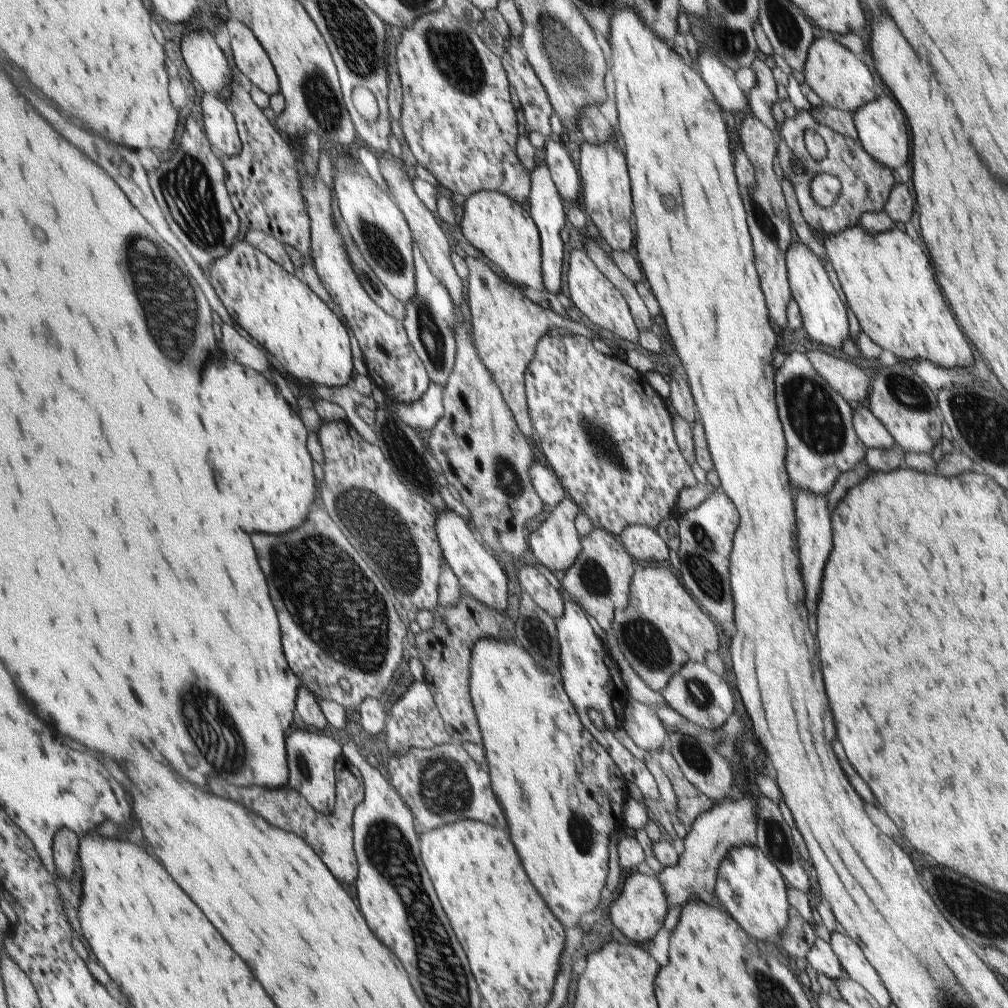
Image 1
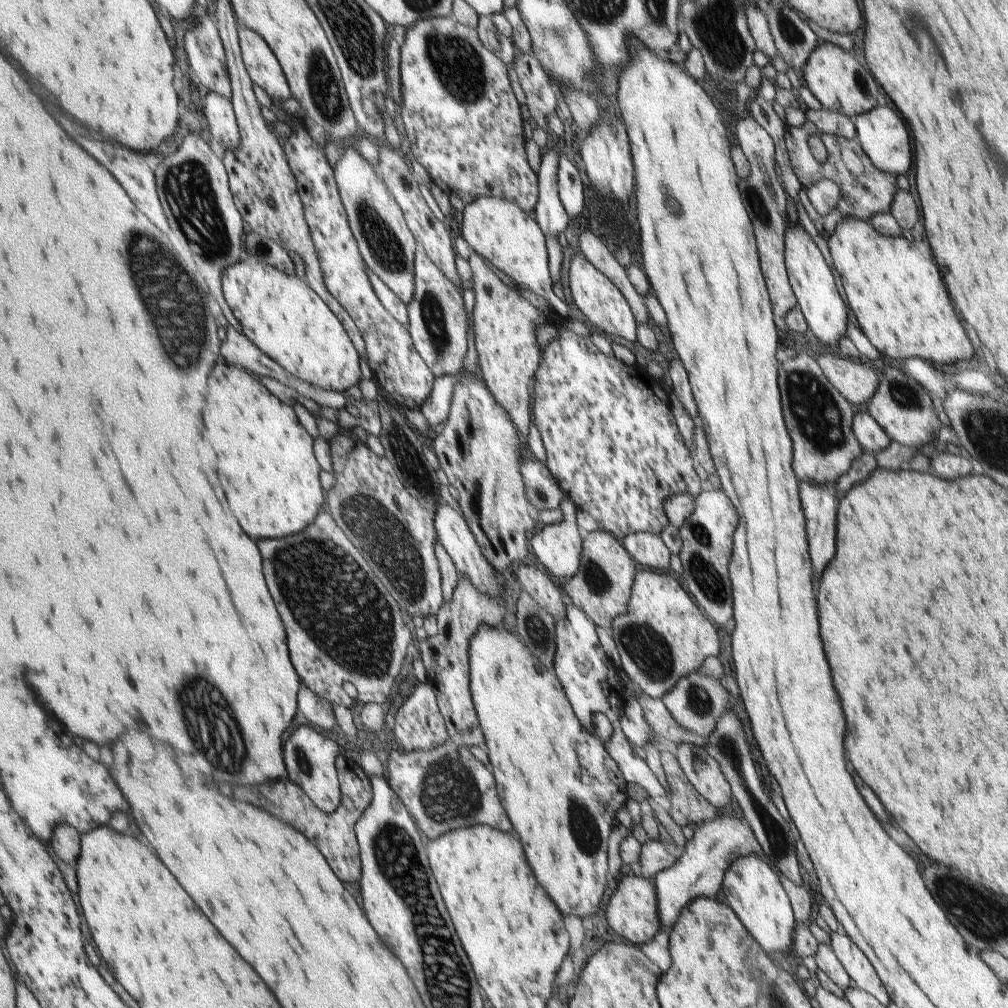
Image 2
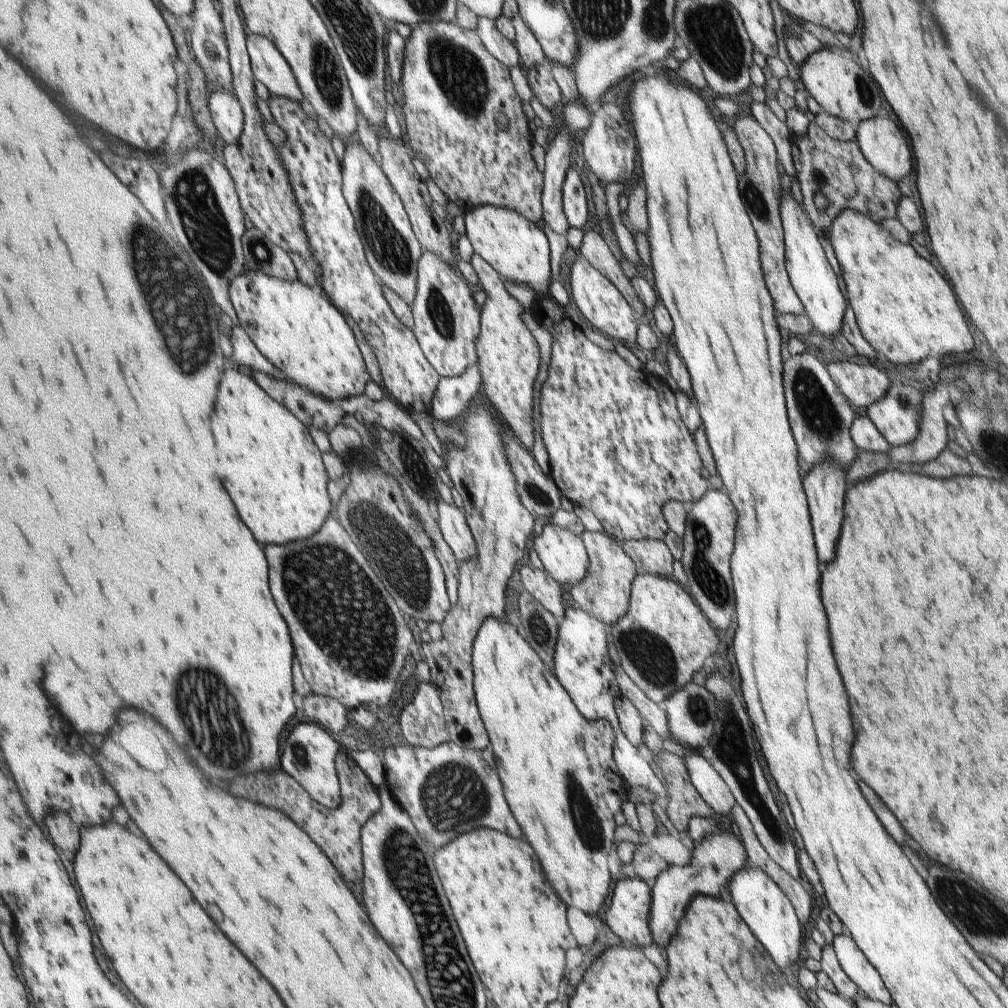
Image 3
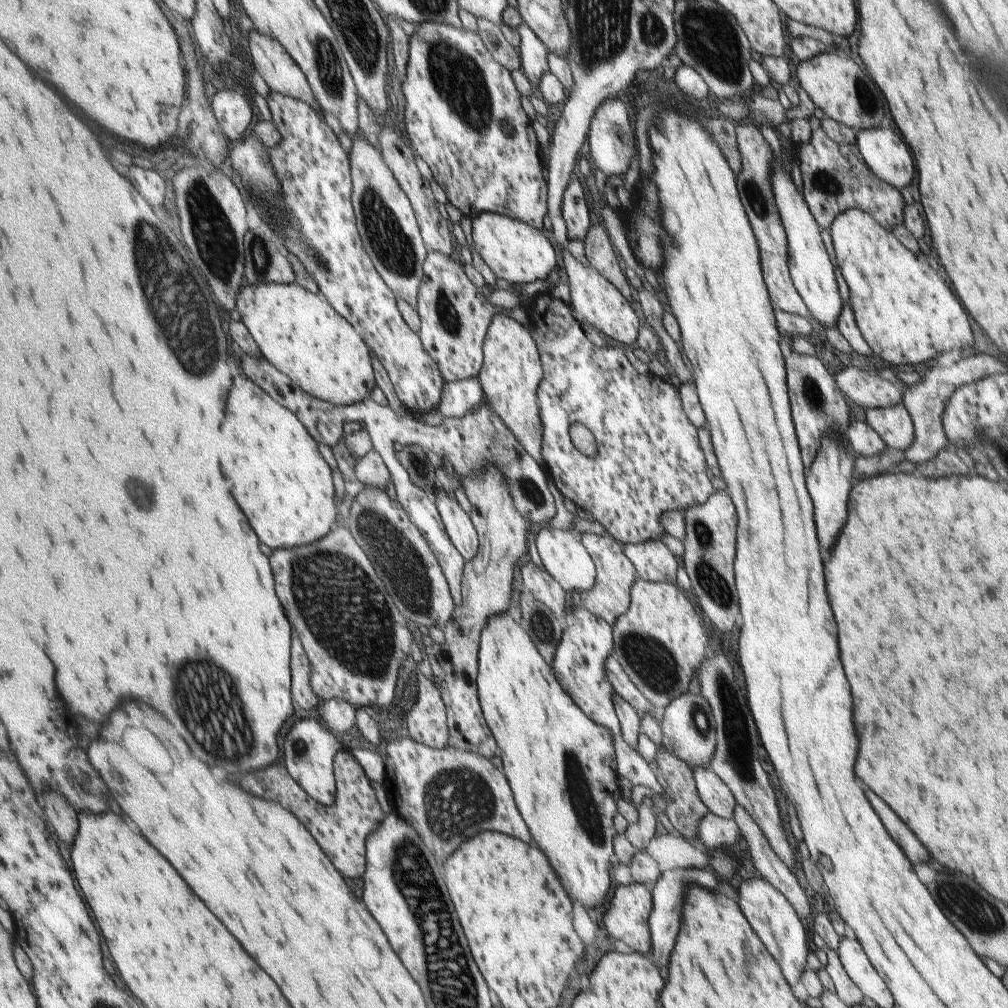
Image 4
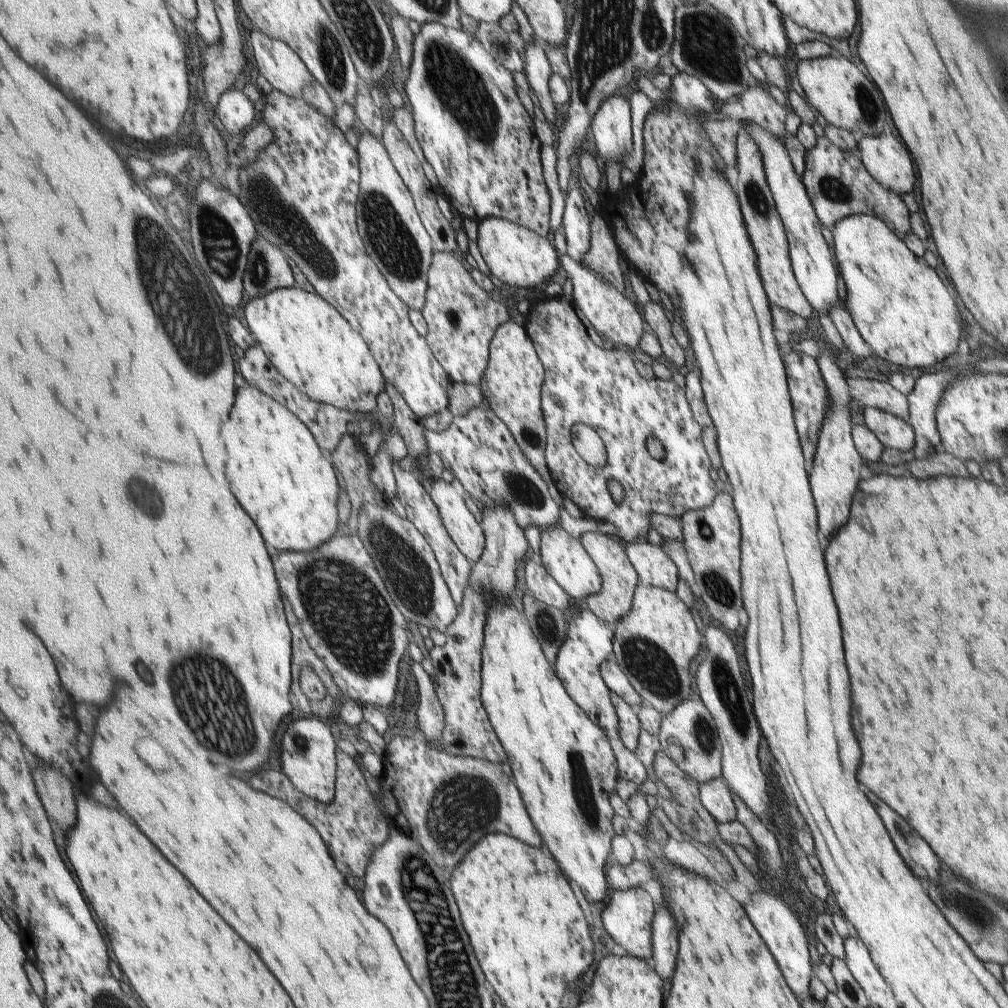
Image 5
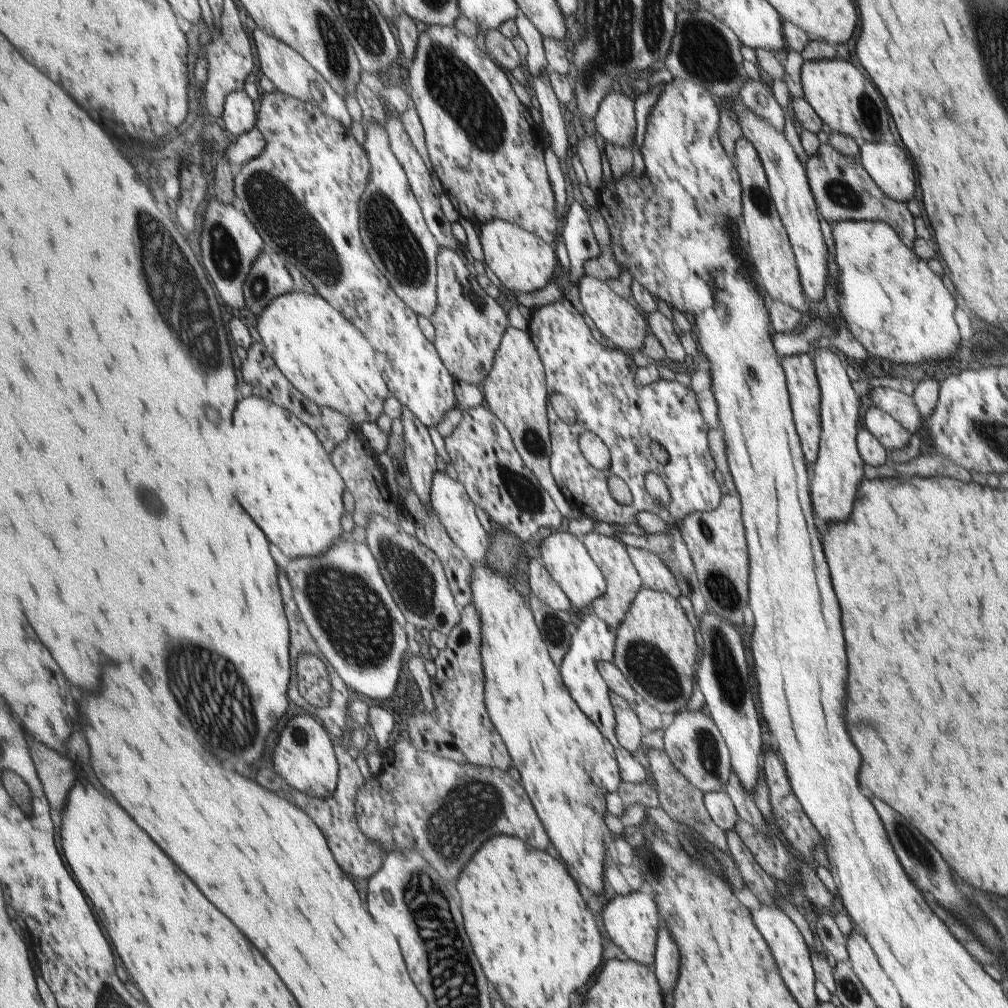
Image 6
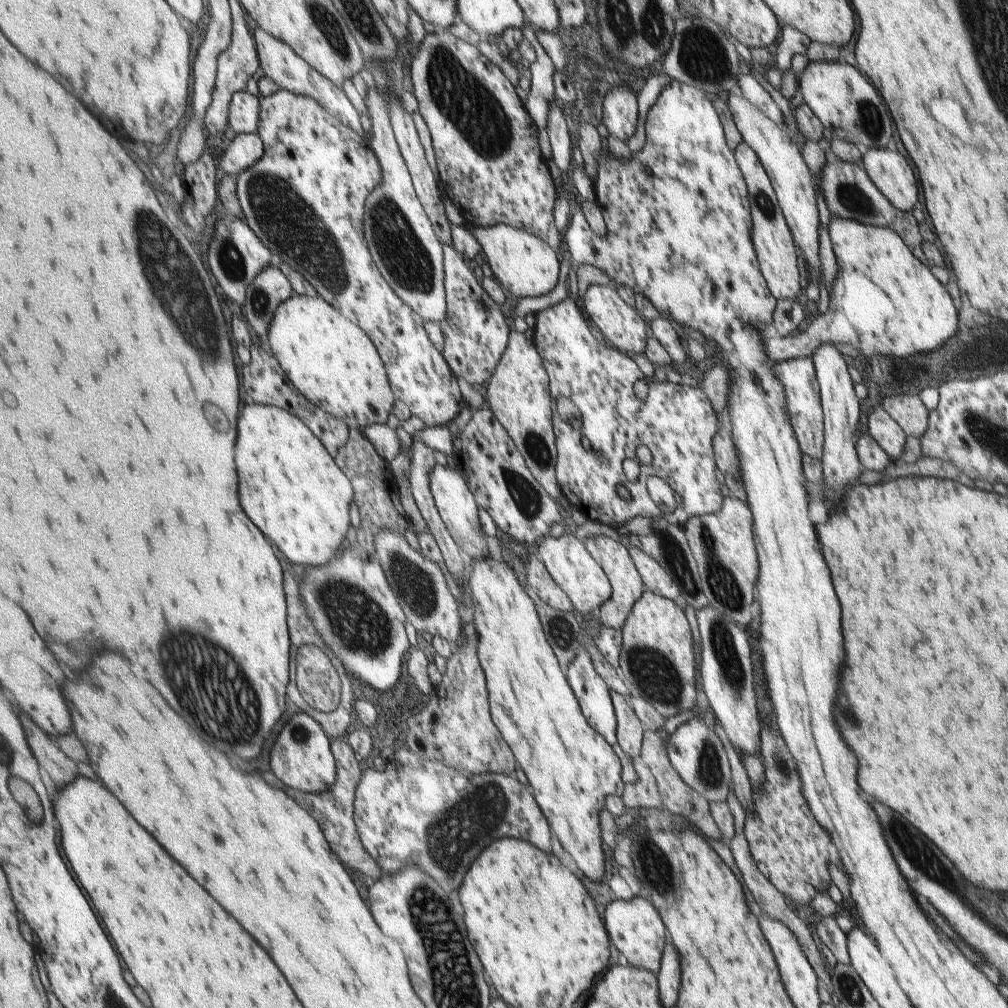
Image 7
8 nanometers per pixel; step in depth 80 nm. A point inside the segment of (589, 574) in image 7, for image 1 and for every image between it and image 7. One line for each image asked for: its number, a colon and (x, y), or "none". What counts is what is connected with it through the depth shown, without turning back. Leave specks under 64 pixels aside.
1: (557, 544)
2: (559, 547)
3: (564, 555)
4: (563, 553)
5: (566, 558)
6: (567, 558)

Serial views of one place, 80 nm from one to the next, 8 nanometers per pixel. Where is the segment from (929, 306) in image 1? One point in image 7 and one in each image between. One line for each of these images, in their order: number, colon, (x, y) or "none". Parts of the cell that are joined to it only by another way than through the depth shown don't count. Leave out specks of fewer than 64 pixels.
2: (900, 304)
3: (905, 311)
4: (905, 313)
5: (900, 308)
6: (896, 308)
7: (882, 300)

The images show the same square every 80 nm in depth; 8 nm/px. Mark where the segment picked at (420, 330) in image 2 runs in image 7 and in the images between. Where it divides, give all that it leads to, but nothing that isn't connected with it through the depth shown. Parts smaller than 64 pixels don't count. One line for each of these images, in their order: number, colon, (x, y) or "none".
3: (448, 323)
4: (456, 318)
5: (463, 319)
6: (470, 324)
7: (476, 334)

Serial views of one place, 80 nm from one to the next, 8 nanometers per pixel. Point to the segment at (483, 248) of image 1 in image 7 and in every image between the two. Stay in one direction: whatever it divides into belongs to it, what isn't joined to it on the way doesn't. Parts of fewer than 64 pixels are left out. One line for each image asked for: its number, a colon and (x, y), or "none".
2: (498, 230)
3: (518, 248)
4: (519, 253)
5: (518, 256)
6: (523, 262)
7: (526, 265)

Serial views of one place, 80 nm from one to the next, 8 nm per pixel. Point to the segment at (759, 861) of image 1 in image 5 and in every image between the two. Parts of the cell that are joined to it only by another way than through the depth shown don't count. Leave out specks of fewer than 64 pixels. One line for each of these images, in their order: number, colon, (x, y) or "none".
2: (754, 892)
3: (761, 903)
4: (763, 906)
5: (782, 932)

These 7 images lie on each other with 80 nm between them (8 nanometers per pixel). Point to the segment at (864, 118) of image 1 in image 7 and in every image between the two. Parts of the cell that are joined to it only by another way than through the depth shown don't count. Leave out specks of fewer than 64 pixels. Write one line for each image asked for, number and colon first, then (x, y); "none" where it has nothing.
2: (880, 132)
3: (881, 141)
4: (883, 151)
5: (887, 161)
6: (888, 166)
7: (889, 171)

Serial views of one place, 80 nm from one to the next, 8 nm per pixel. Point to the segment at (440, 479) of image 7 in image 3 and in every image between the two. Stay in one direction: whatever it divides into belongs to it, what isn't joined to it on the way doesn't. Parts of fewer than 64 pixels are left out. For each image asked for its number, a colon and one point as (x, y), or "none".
3: (456, 529)
4: (460, 526)
5: (451, 497)
6: (452, 502)

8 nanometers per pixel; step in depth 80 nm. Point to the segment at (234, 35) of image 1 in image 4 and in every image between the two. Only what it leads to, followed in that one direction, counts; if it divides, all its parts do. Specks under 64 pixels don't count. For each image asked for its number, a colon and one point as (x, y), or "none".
2: (262, 64)
3: (270, 65)
4: (271, 59)

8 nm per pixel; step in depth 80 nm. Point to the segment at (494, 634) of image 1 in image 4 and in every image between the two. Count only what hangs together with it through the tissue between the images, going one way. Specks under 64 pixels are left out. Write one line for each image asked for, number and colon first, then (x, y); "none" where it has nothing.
2: (448, 654)
3: (481, 472)
4: (488, 578)

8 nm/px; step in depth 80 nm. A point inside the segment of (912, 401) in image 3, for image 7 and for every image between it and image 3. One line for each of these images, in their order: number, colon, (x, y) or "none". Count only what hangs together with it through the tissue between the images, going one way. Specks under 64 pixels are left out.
4: (893, 425)
5: (892, 432)
6: (885, 429)
7: (881, 427)

